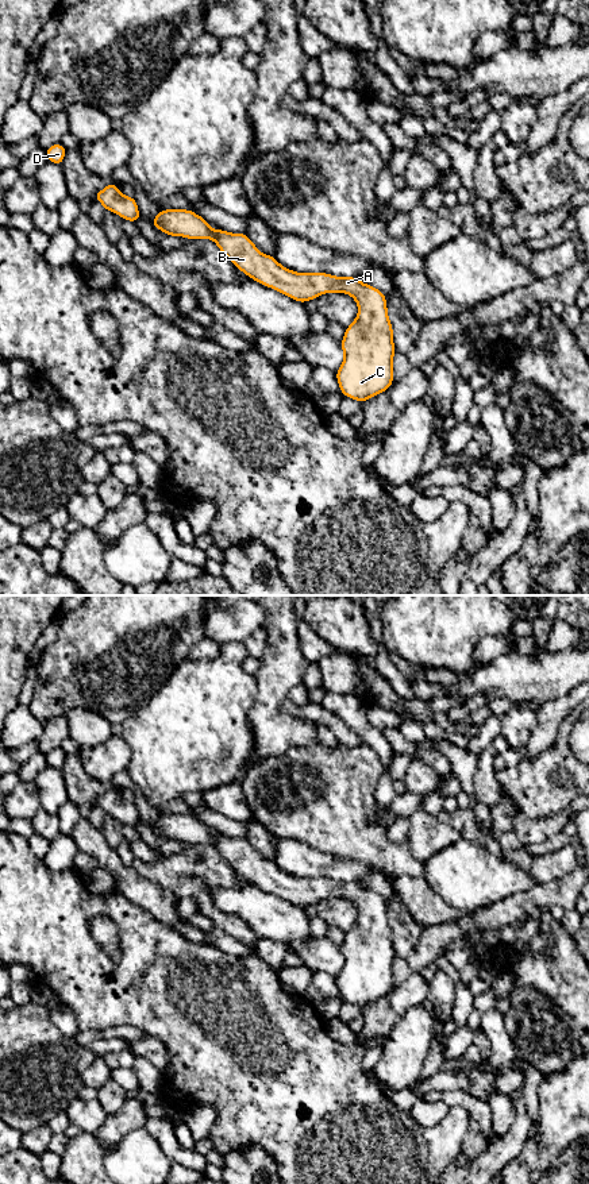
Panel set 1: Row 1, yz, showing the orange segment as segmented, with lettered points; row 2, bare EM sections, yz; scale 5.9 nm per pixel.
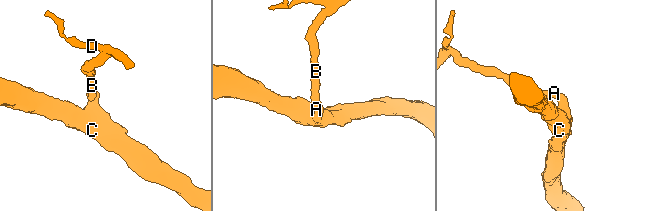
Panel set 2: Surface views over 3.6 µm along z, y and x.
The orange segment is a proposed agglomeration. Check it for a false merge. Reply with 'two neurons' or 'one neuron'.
one neuron

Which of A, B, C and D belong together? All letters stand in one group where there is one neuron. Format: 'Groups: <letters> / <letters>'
Groups: A B C D

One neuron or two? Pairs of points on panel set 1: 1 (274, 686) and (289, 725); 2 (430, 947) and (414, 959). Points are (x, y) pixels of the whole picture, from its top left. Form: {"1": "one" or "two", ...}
{"1": "one", "2": "one"}

